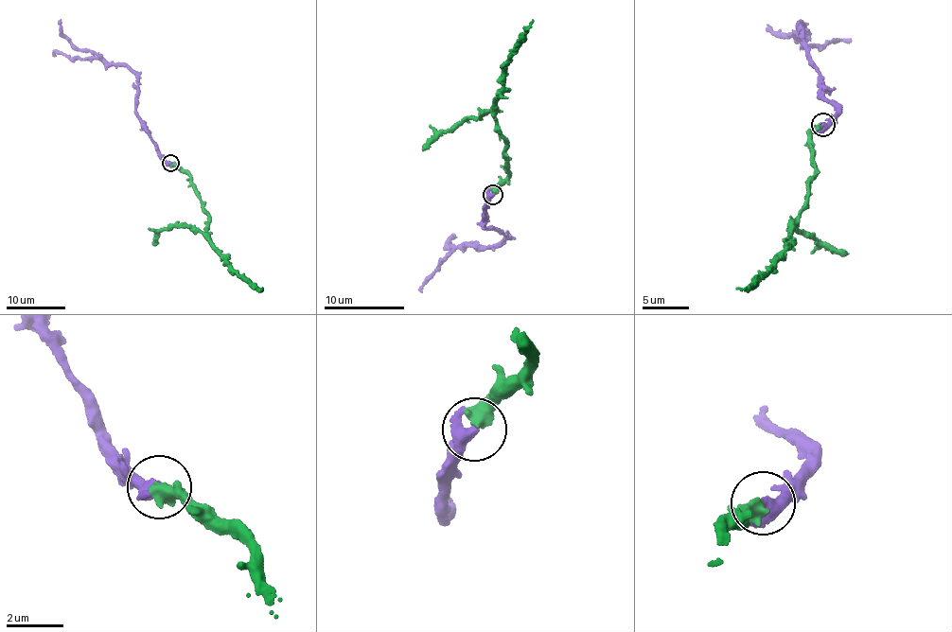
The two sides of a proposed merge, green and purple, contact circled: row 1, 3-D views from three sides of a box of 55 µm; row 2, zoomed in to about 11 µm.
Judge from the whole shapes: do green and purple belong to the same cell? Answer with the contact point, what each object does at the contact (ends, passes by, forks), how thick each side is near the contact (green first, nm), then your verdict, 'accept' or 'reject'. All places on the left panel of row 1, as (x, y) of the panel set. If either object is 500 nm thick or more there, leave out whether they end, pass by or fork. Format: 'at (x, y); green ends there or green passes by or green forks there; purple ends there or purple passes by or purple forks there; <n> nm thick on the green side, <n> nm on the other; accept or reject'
at (170, 163); 550 nm thick on the green side, 500 nm on the other; accept

